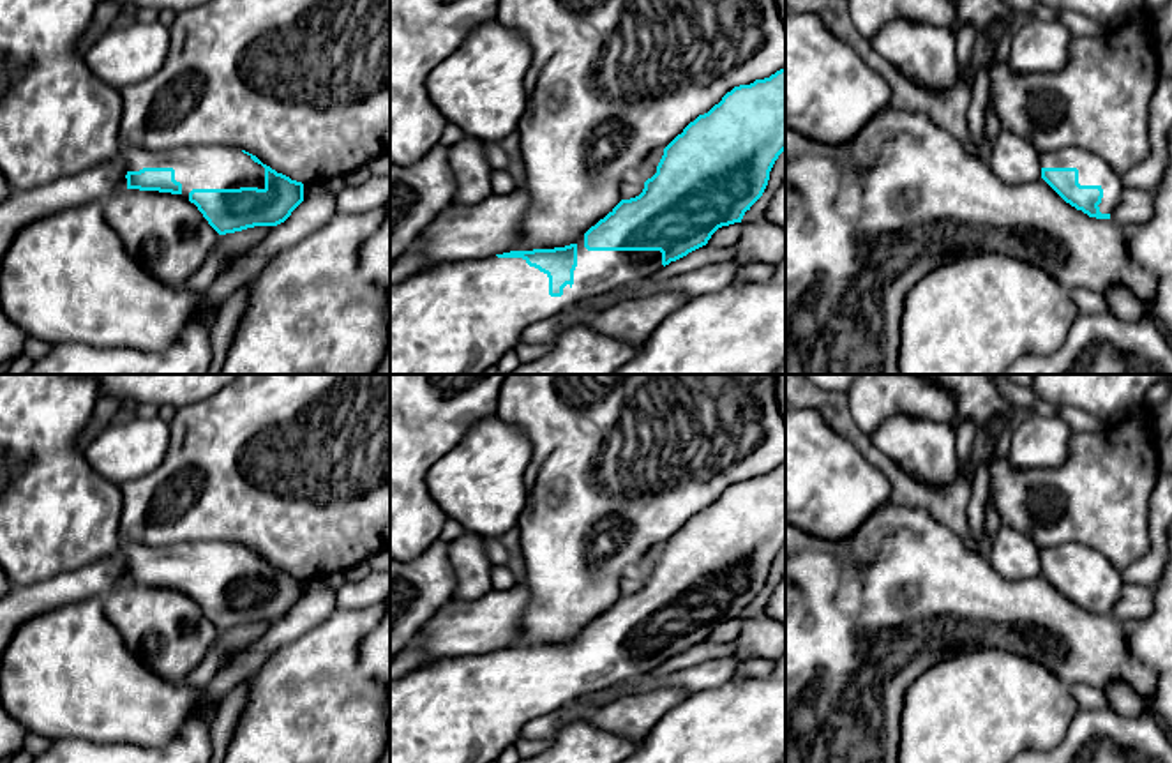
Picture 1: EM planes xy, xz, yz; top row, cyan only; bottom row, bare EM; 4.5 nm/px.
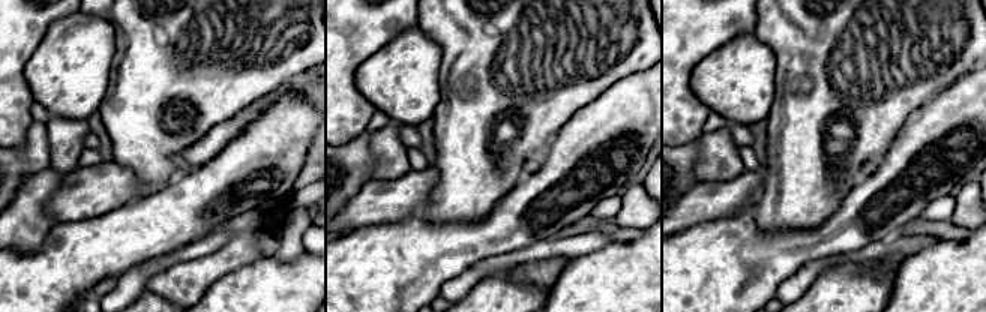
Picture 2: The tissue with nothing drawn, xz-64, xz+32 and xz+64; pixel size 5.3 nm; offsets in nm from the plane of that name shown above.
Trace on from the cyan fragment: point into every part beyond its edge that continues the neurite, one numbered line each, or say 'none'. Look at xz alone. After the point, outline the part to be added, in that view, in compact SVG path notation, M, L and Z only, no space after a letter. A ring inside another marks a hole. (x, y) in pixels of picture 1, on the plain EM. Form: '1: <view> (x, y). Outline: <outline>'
1: xz (468, 709). Outline: M584 631L577 639L574 680L561 692L549 691L549 673L522 653L468 653L441 657L432 664L390 680L390 763L496 763L498 756L515 745L526 722L545 717L577 698L611 689L650 675L662 661L660 646L588 646Z

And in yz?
1: yz (1093, 566). Outline: M1066 542L1056 548L1041 549L1041 563L1077 563L1080 581L1100 581L1103 593L1101 609L1110 609L1121 599L1124 581L1117 570L1101 553L1078 542Z

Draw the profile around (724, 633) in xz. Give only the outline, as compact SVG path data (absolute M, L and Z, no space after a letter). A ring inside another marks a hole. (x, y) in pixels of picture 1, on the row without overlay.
M741 618L722 622L711 631L706 641L717 645L734 643L740 631L741 631Z

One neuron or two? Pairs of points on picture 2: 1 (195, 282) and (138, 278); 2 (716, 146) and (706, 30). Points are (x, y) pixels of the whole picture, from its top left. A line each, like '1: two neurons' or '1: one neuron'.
1: two neurons
2: two neurons

